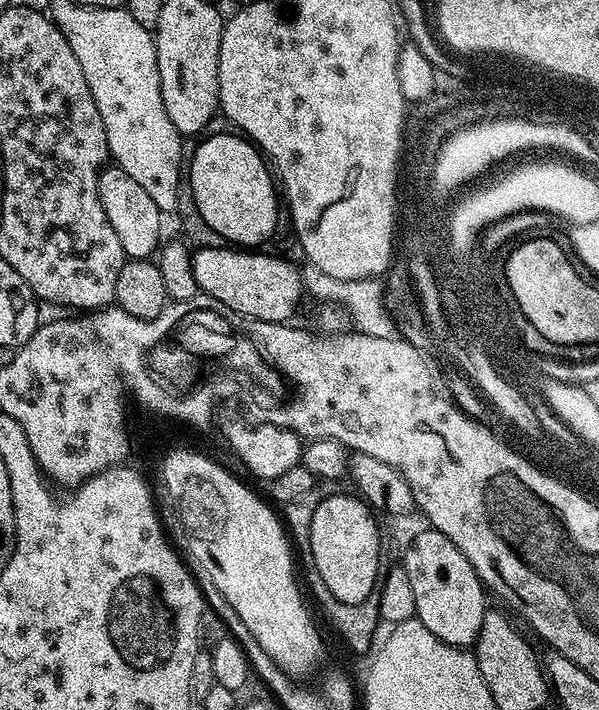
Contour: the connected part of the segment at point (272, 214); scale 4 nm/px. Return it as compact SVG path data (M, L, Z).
M235 135L212 136L209 140L202 141L192 156L192 165L189 168L187 165L186 184L194 194L198 214L206 218L206 222L219 239L220 236L224 239L221 241L232 246L260 246L263 245L260 244L263 240L273 239L276 230L278 188L277 185L276 188L272 185L274 176L260 149L243 135Z

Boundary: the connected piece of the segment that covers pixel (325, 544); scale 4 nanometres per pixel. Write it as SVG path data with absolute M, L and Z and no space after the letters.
M337 494L321 499L320 505L314 510L314 518L310 523L309 553L312 558L311 567L322 576L327 589L334 598L341 602L360 603L374 590L374 576L377 573L379 560L379 538L381 525L376 525L377 517L373 509L359 495L344 496Z

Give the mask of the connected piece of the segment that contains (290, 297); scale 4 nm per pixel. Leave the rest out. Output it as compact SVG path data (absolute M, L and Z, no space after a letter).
M213 246L211 248L198 248L192 252L192 265L194 266L194 278L198 282L201 292L205 292L210 298L218 298L218 302L225 309L229 308L229 313L235 314L237 316L249 316L250 318L262 318L262 322L274 322L275 324L283 324L285 322L291 321L293 319L292 315L296 312L296 307L300 304L300 296L305 295L304 282L302 279L301 269L295 268L288 260L283 260L280 256L267 256L266 253L260 252L264 250L237 250L232 246L220 246L224 248L219 248L219 246Z

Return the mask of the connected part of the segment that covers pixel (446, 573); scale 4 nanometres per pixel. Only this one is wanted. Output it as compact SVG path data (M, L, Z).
M431 526L425 529L409 542L402 560L402 567L410 574L410 587L414 589L415 619L420 620L430 634L442 638L442 642L453 644L455 648L468 648L475 645L482 626L486 589L462 550L458 550L446 534Z

